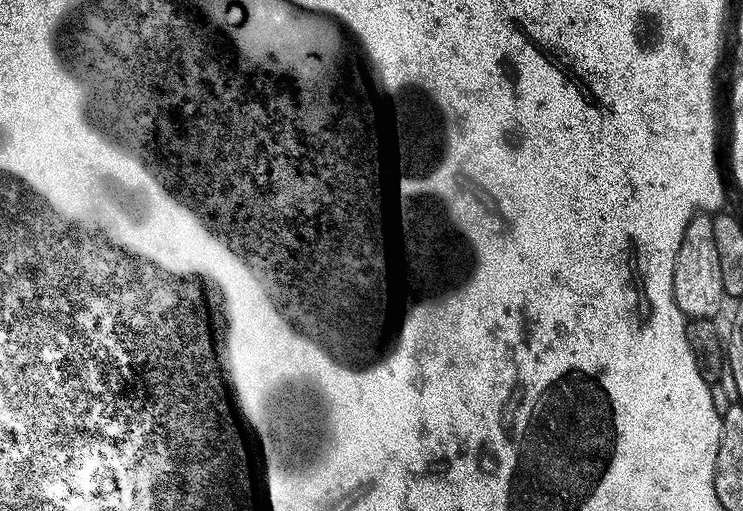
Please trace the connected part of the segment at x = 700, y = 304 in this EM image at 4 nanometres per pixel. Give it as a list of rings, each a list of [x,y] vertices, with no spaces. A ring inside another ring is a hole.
[[[697,214],[686,226],[686,234],[682,234],[682,242],[674,258],[672,293],[685,317],[694,320],[719,317],[720,307],[726,303],[726,297],[722,286],[722,266],[718,266],[718,245],[714,242],[714,222],[711,215]]]

